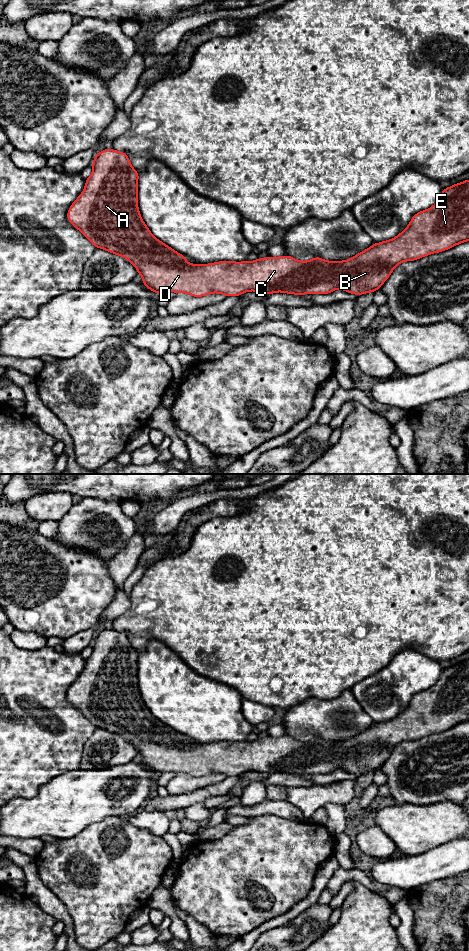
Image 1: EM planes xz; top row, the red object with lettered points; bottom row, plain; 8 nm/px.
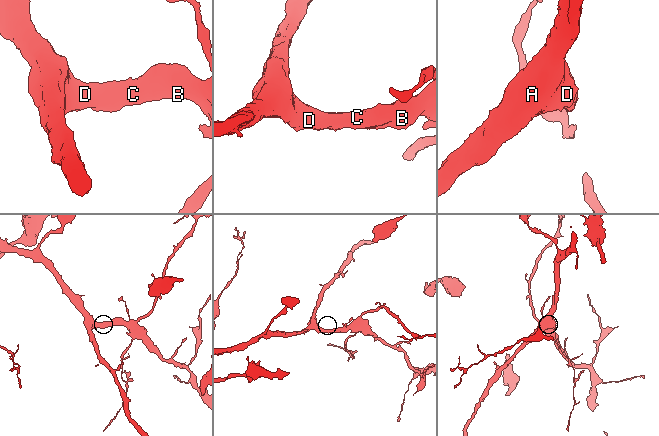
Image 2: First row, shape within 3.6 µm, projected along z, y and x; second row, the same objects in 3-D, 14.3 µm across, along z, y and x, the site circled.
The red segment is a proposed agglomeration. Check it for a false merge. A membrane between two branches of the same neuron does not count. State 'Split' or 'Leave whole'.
Leave whole

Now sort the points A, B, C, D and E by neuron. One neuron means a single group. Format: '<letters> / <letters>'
A B C D E

